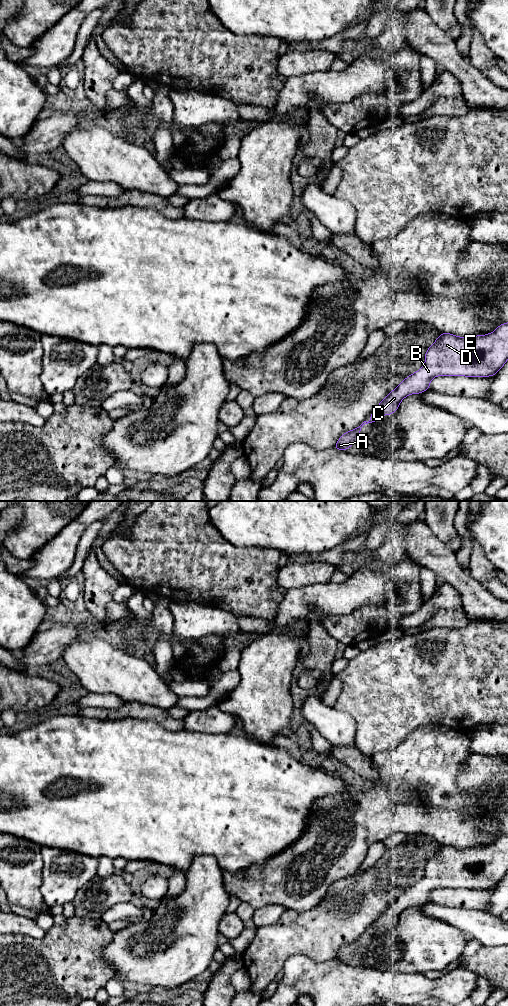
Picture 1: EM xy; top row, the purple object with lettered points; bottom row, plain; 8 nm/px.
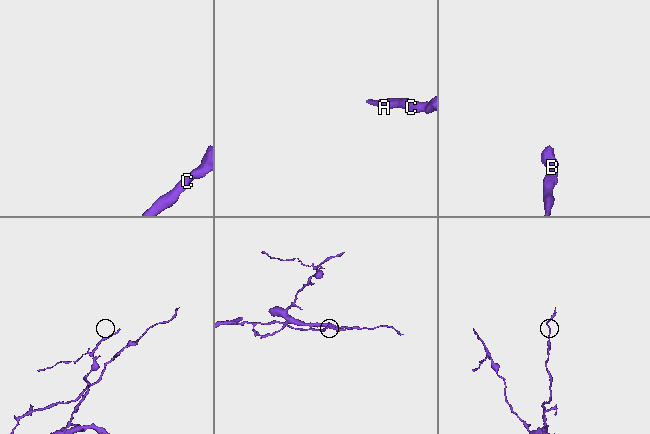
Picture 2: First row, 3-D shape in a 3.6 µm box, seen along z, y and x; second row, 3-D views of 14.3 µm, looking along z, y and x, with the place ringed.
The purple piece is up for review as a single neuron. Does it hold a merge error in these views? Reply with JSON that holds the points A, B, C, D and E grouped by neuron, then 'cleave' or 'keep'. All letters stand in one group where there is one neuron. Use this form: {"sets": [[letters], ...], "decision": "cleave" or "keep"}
{"sets": [["A", "B", "C", "D", "E"]], "decision": "keep"}

